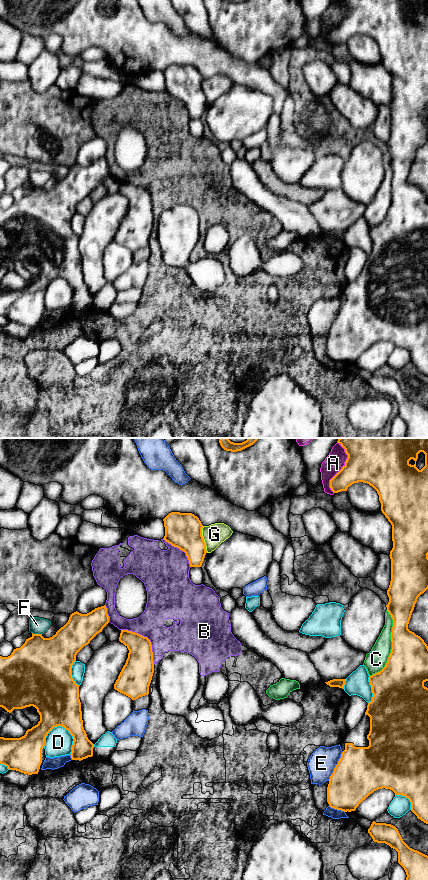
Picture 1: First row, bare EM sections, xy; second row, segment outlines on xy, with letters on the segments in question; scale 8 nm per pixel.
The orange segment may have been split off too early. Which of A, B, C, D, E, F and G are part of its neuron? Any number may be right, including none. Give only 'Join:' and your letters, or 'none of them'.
Join: none of them

